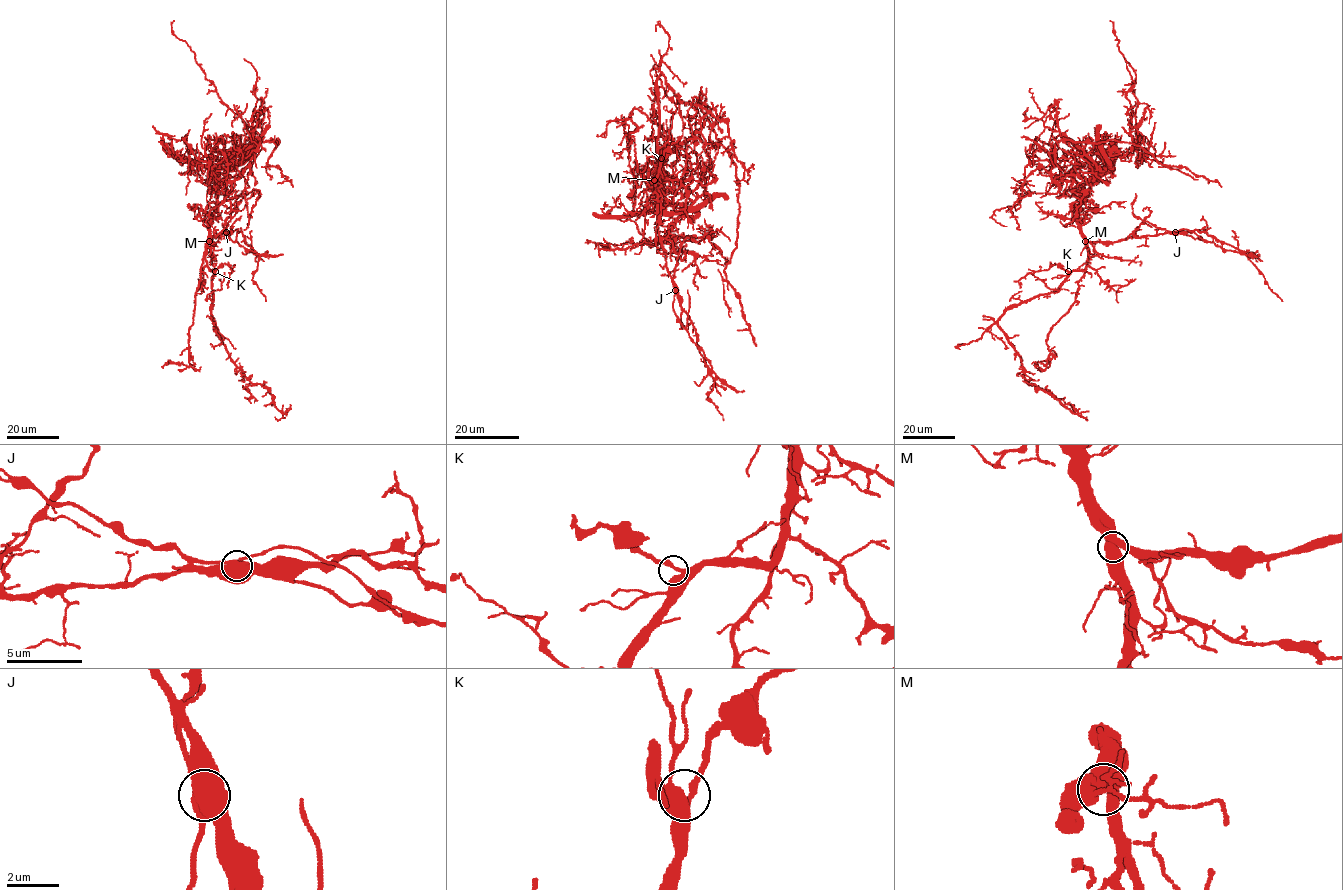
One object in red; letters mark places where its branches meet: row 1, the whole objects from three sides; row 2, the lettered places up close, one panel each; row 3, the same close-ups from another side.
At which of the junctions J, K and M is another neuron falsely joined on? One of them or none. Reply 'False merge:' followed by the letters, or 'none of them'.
False merge: J

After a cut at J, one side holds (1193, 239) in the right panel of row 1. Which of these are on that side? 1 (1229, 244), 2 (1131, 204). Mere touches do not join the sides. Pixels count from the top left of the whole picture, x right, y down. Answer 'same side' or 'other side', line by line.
1: other side
2: same side

